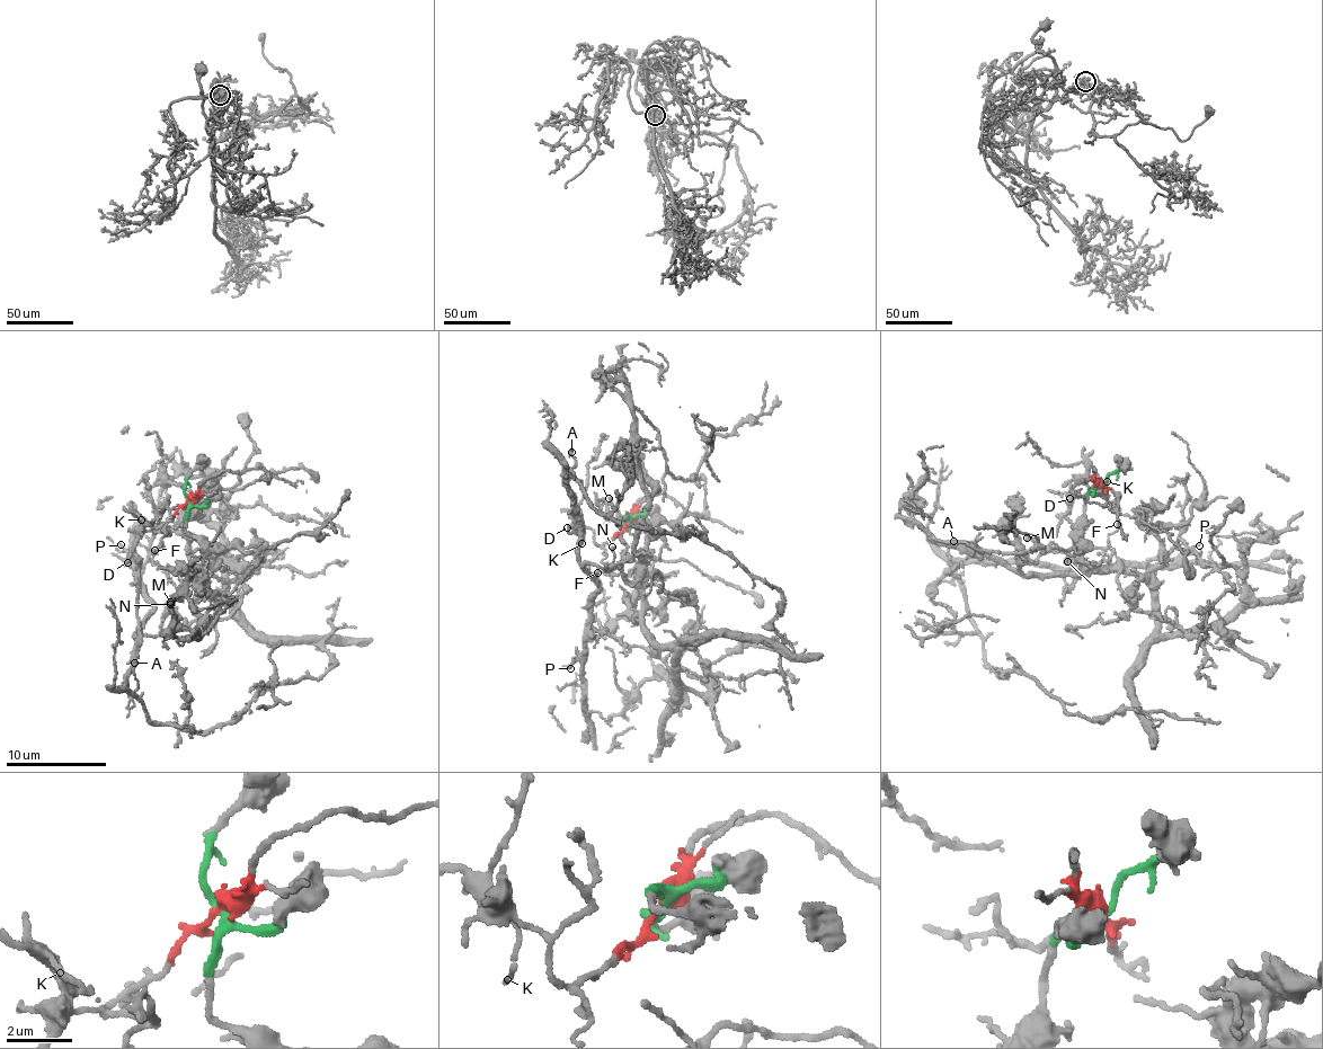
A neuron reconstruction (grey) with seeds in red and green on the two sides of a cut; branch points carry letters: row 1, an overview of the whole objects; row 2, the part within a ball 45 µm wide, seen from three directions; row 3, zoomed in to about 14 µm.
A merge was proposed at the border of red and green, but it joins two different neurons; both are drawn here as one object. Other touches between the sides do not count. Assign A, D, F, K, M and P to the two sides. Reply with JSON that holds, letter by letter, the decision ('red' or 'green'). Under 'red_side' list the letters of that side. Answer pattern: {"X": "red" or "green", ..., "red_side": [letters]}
{"A": "red", "D": "red", "F": "red", "K": "red", "M": "red", "P": "red", "red_side": ["A", "D", "F", "K", "M", "P"]}

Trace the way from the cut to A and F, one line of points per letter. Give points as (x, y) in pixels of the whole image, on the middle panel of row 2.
A: (627, 524), (601, 544), (574, 519), (579, 535), (573, 491), (566, 483), (566, 470), (575, 460), (571, 452)
F: (627, 524), (601, 544), (574, 519), (584, 560), (619, 572), (595, 576), (597, 571)

